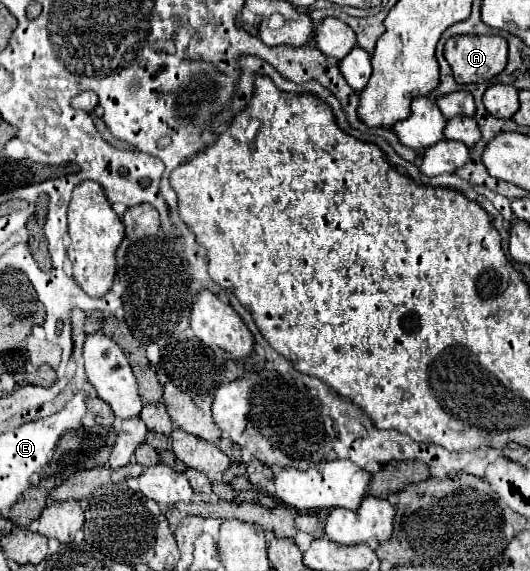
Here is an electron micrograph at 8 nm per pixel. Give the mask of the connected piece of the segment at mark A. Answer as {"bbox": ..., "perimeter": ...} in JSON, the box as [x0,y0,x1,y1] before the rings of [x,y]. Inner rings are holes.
{"bbox":[444,36,508,84],"perimeter":[[[454,36],[444,46],[444,56],[458,84],[484,84],[496,78],[508,60],[508,42],[500,36]]]}

